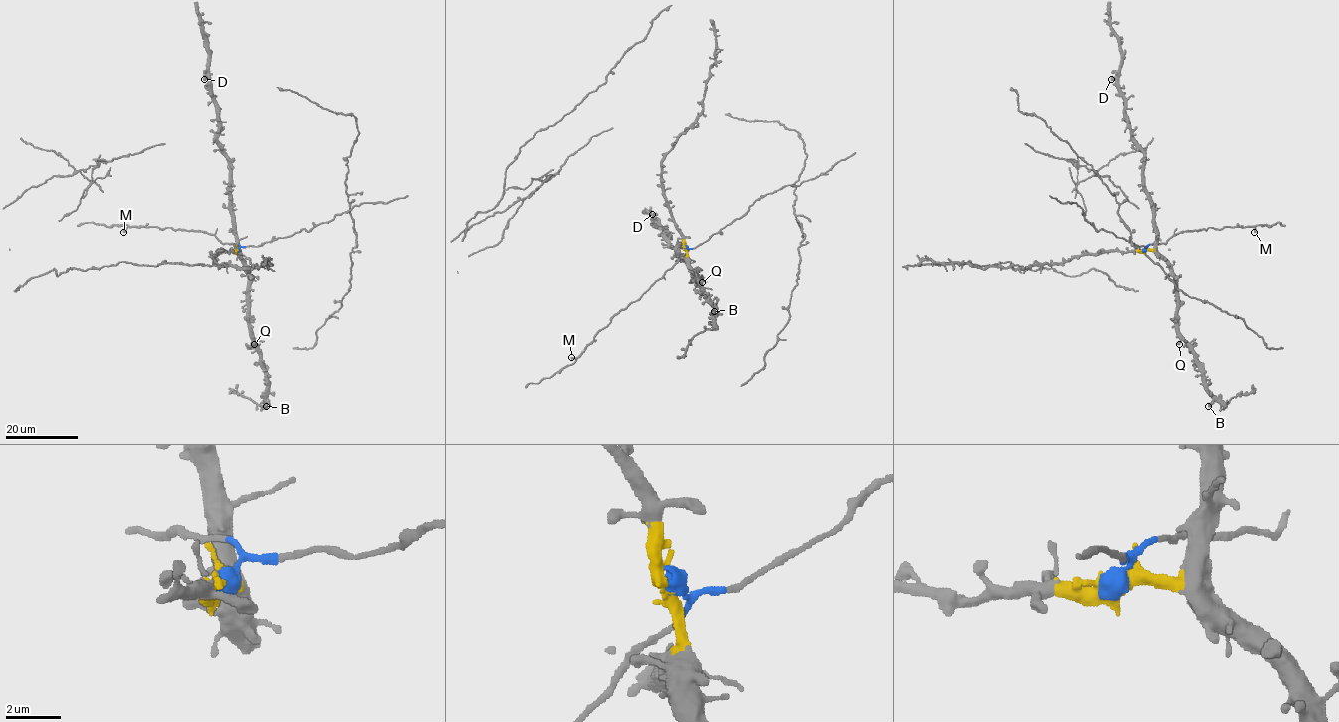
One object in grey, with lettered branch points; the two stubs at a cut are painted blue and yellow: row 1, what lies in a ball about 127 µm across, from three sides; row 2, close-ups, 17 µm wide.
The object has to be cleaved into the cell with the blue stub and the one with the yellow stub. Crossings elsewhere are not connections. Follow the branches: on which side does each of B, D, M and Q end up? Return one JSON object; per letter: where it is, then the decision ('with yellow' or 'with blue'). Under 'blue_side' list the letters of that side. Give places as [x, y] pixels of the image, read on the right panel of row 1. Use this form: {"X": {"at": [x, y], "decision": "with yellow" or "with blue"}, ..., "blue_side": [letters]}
{"B": {"at": [1208, 406], "decision": "with yellow"}, "D": {"at": [1111, 79], "decision": "with yellow"}, "M": {"at": [1254, 232], "decision": "with blue"}, "Q": {"at": [1179, 344], "decision": "with yellow"}, "blue_side": ["M"]}

